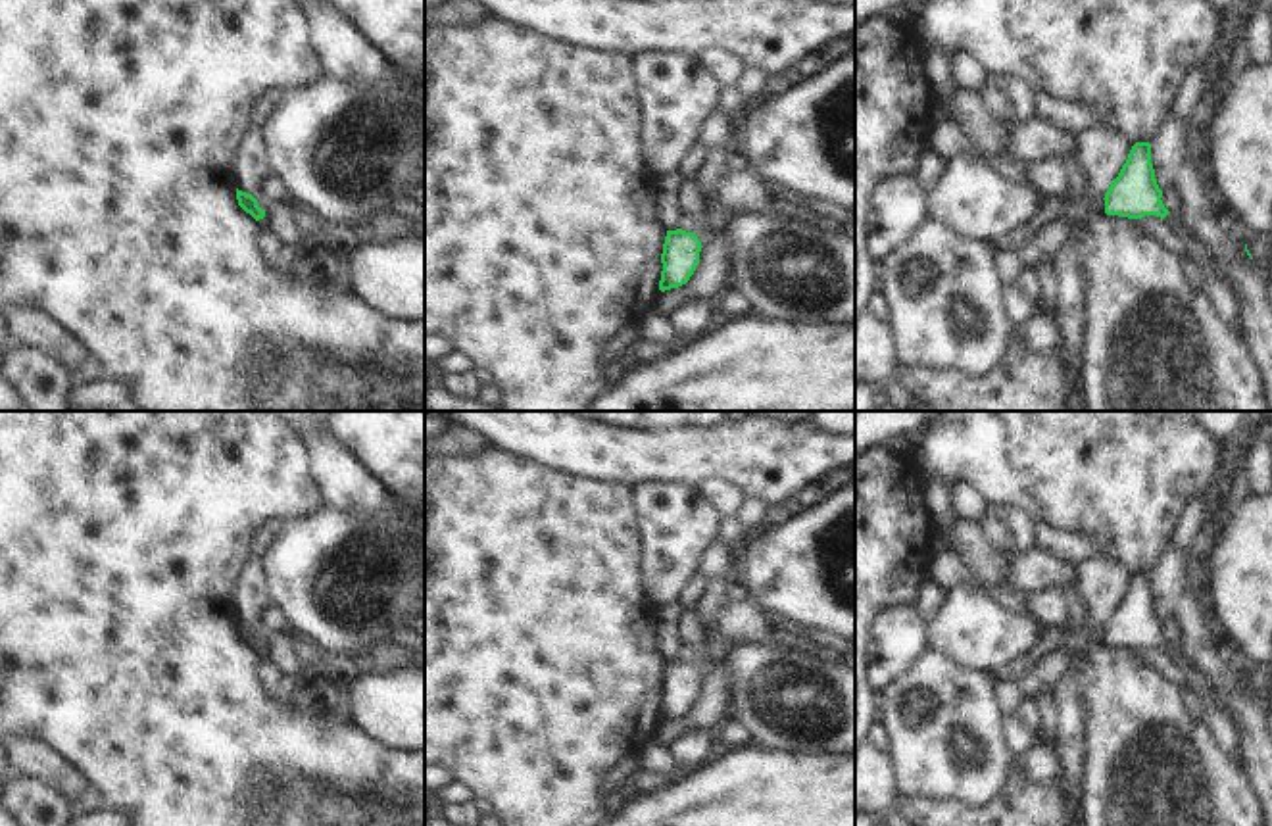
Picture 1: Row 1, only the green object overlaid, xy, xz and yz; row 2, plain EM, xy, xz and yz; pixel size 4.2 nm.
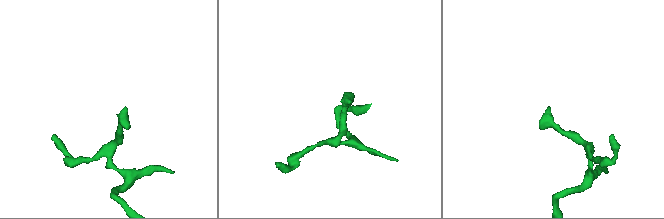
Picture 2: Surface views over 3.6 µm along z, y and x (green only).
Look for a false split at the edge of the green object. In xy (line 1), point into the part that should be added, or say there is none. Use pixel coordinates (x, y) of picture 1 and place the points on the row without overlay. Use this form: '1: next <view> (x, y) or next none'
1: next none

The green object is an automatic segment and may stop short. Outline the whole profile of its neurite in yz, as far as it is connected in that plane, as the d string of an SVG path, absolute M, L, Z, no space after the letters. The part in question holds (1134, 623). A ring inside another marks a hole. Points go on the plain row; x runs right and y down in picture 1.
M1136 572L1118 607L1105 624L1105 644L1128 649L1157 645L1164 649L1170 642L1162 634L1151 594L1151 574Z

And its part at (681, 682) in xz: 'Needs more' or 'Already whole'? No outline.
Already whole.

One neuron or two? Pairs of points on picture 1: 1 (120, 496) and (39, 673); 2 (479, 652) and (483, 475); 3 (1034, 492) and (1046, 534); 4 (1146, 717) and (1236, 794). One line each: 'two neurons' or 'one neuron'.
1: one neuron
2: one neuron
3: two neurons
4: one neuron

